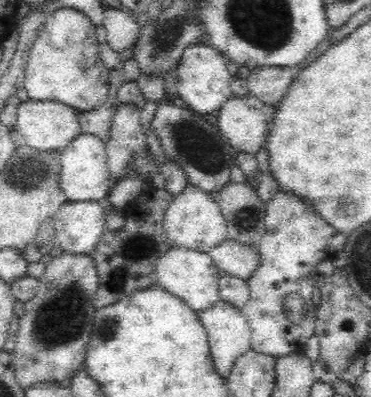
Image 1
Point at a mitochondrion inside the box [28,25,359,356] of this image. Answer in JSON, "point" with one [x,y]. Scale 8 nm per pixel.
{"point":[62,319]}

